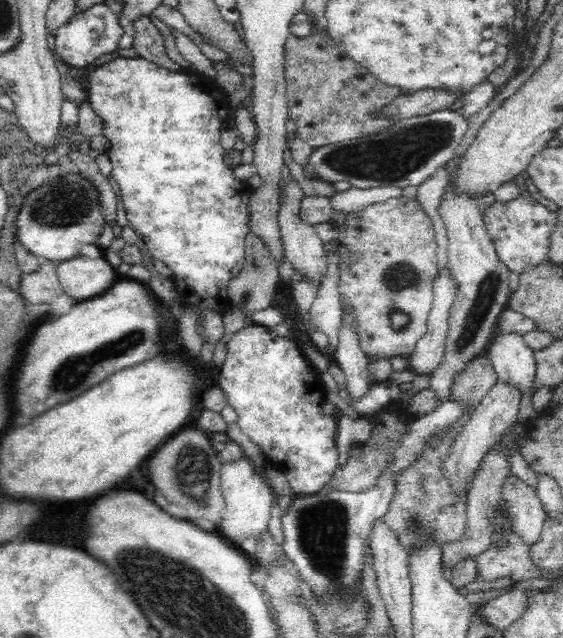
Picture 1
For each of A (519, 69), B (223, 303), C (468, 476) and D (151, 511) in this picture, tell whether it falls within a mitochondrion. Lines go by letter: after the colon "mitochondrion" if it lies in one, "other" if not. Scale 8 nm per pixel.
A: other
B: other
C: other
D: other

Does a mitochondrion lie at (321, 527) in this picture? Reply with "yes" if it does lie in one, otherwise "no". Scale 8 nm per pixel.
yes

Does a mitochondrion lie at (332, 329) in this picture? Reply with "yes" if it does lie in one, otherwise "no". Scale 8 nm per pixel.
no

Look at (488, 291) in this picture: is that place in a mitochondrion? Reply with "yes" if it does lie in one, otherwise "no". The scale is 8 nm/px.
yes

